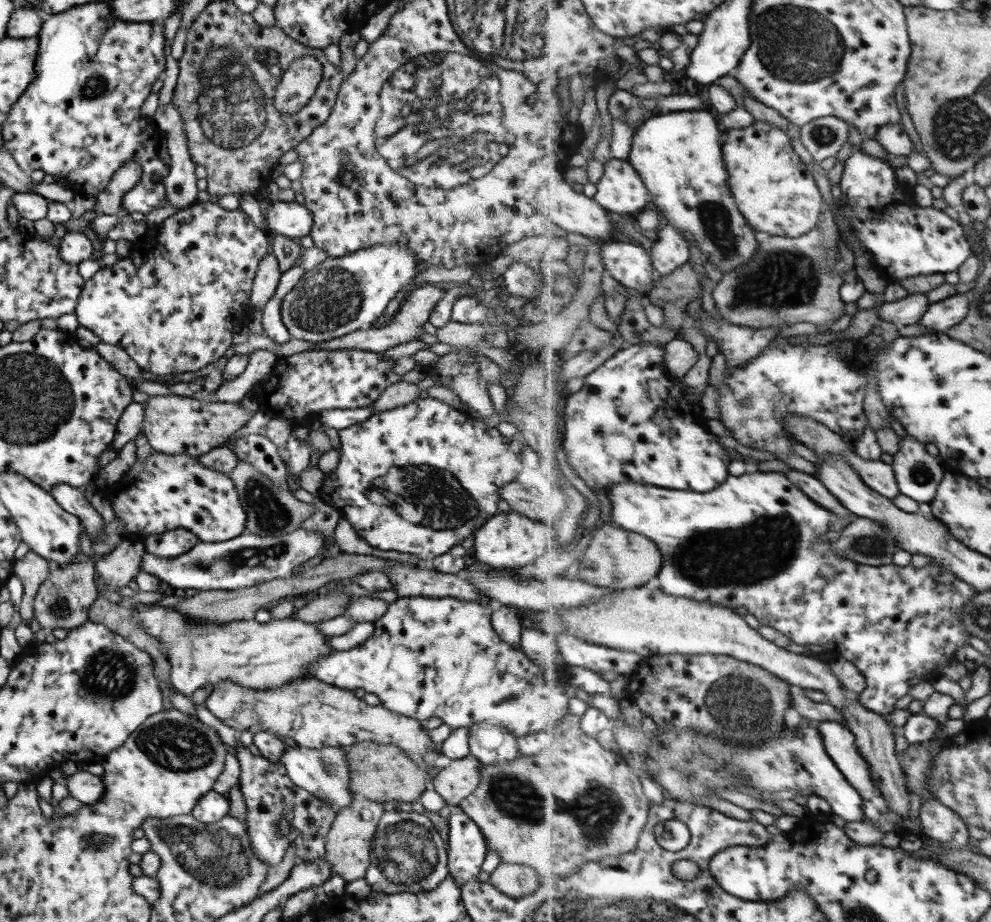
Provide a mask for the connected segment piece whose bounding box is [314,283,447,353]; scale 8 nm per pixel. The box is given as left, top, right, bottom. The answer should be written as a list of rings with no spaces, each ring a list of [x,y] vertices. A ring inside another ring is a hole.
[[[422,284],[417,286],[405,298],[403,305],[399,307],[397,314],[392,317],[391,323],[386,324],[383,328],[370,327],[365,330],[357,329],[351,333],[345,334],[337,339],[329,339],[329,341],[322,341],[321,343],[314,343],[315,350],[337,350],[337,349],[360,349],[363,352],[383,353],[387,348],[405,344],[416,340],[421,335],[421,327],[428,321],[431,309],[438,304],[444,297],[447,286],[440,284]]]

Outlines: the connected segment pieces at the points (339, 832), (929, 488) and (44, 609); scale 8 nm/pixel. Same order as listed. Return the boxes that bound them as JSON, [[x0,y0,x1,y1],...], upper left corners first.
[[325,795,384,883],[893,432,946,503],[32,560,98,631]]

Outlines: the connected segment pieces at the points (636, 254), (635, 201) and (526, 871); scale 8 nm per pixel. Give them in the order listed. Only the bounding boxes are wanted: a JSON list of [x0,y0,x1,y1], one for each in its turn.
[[601,239,654,294],[594,159,653,217],[487,862,539,899]]

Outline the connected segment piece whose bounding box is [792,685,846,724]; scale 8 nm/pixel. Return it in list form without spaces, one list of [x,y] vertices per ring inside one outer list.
[[[792,685],[792,708],[805,719],[840,721],[846,724],[846,716],[829,702],[815,703],[805,696],[805,688]]]

